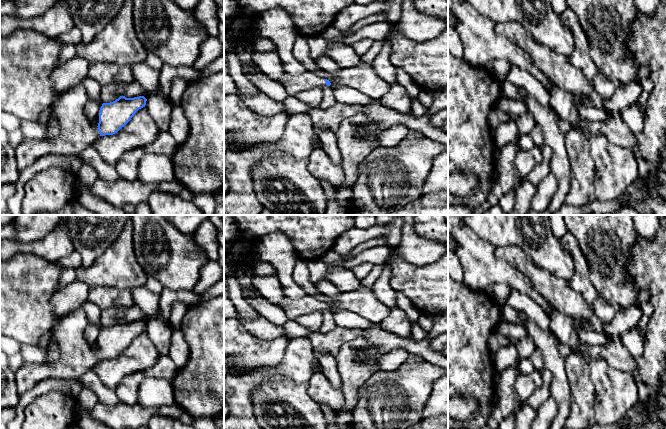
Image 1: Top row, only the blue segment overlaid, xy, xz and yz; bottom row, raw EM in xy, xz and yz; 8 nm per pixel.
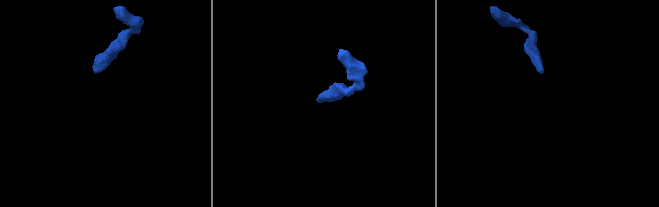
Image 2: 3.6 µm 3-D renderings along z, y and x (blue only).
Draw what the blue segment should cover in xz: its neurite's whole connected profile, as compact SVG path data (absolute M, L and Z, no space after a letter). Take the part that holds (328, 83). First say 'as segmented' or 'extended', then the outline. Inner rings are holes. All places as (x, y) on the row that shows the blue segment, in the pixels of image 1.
extended | M306 71L296 76L286 74L279 82L285 87L291 97L296 97L301 91L314 87L322 88L323 86L331 85L329 80L321 78L311 71Z

